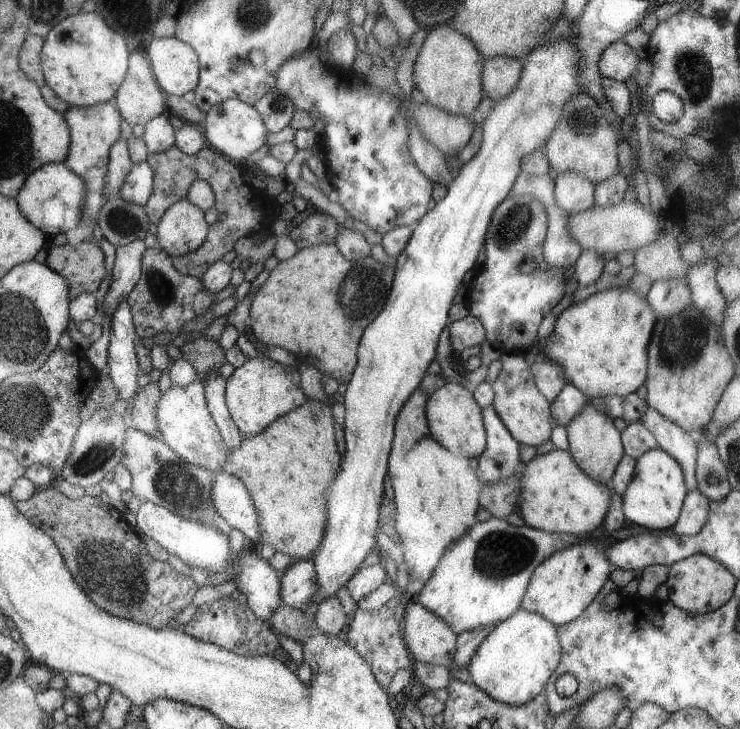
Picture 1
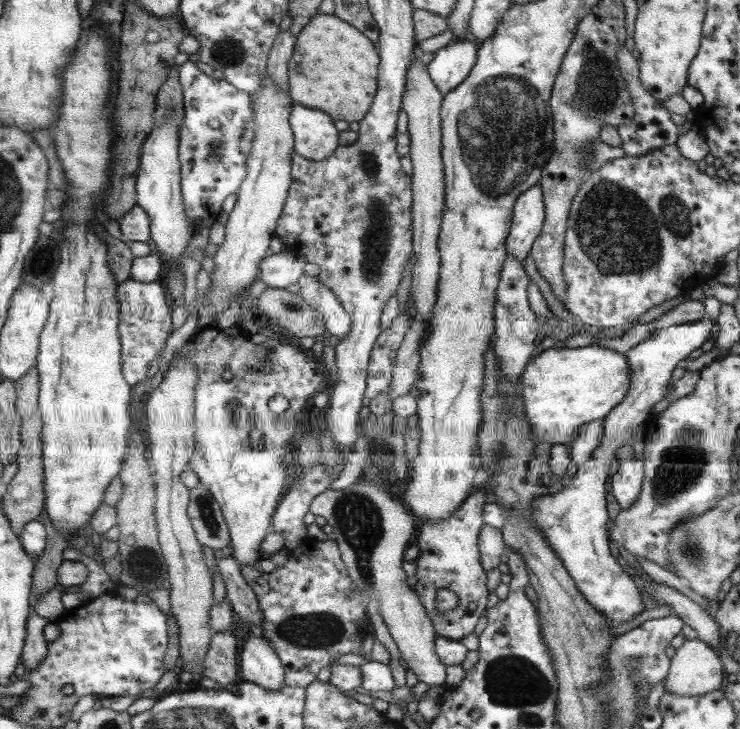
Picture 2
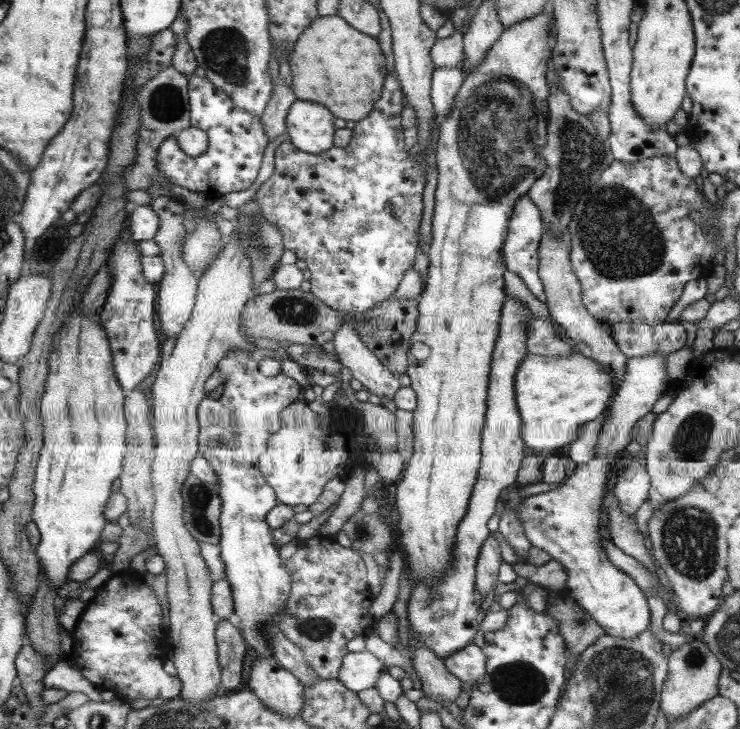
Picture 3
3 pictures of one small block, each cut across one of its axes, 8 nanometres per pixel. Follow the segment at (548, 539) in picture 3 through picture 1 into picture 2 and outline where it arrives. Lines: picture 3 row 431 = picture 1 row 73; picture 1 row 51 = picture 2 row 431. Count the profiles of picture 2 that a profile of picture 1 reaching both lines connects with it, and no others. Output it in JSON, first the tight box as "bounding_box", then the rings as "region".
{"bounding_box":[531,318,715,626],"region":[[[702,318],[698,322],[660,328],[632,348],[627,353],[628,365],[631,366],[630,390],[624,401],[616,405],[608,417],[603,418],[604,437],[594,456],[590,461],[578,465],[572,478],[566,478],[564,489],[560,493],[552,497],[539,497],[533,502],[531,516],[535,520],[535,526],[544,533],[549,546],[563,560],[580,593],[584,594],[592,607],[601,612],[612,626],[629,622],[643,611],[642,598],[636,584],[620,568],[608,548],[610,516],[606,510],[606,482],[610,464],[616,460],[616,450],[620,446],[632,444],[638,428],[650,421],[654,404],[667,396],[672,371],[683,365],[687,355],[701,348],[715,323],[712,318]]]}

